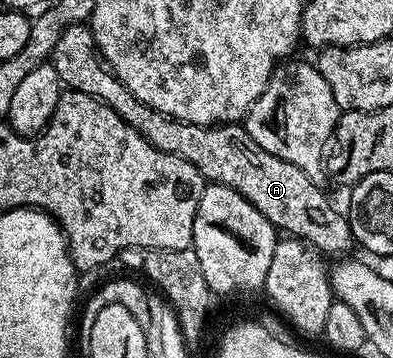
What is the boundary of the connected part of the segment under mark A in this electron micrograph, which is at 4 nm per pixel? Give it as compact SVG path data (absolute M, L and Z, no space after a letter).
M87 24L71 25L62 31L52 51L50 64L54 71L58 71L61 86L106 103L106 107L130 123L130 127L134 127L134 131L143 135L151 145L194 163L205 182L225 185L241 193L250 204L258 207L258 211L262 211L262 215L266 215L266 219L281 234L307 241L313 249L324 255L330 253L334 259L351 254L348 252L354 249L354 242L347 216L328 202L327 195L316 186L319 184L314 178L306 175L306 171L258 147L258 143L254 143L254 139L250 139L244 130L243 124L191 125L175 121L142 103L98 56L92 30Z

